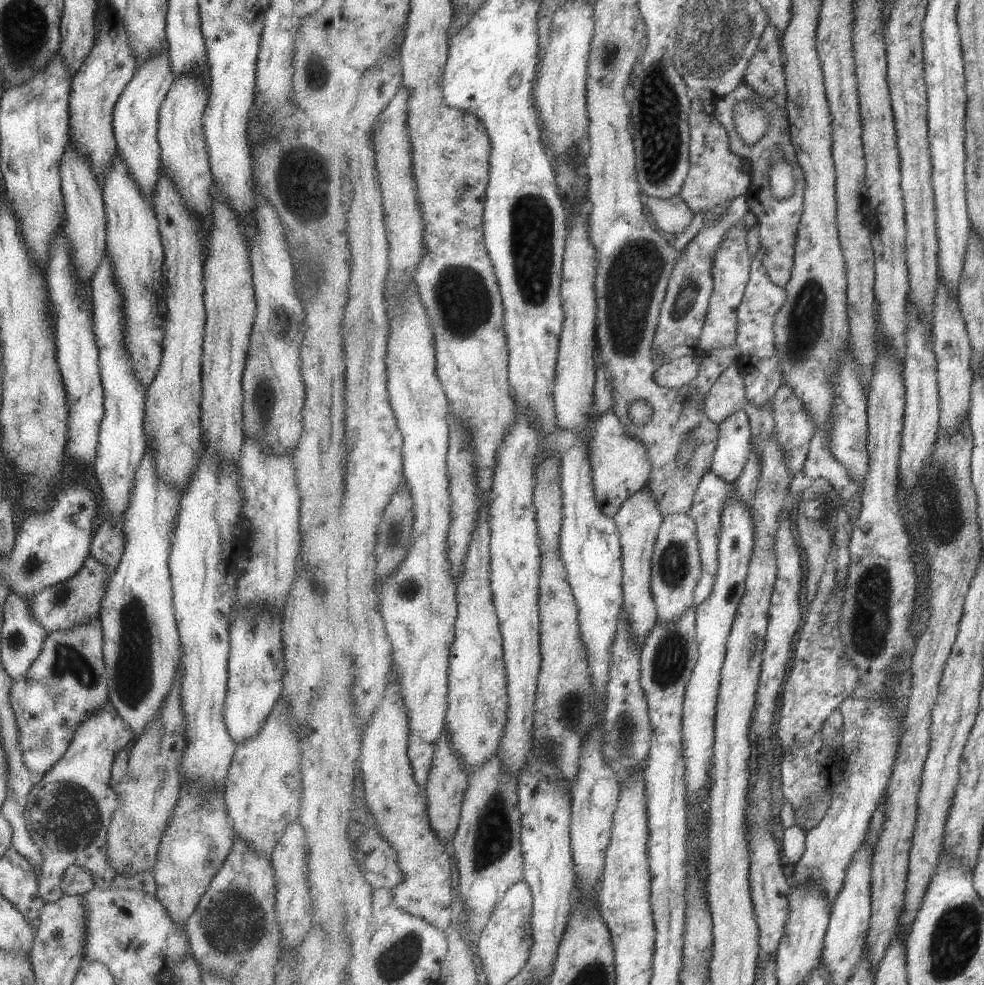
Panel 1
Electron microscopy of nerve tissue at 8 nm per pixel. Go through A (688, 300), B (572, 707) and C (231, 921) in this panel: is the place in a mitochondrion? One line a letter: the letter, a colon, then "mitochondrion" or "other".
A: mitochondrion
B: mitochondrion
C: mitochondrion

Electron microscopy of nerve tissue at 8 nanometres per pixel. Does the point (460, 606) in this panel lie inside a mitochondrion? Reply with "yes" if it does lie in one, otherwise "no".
no

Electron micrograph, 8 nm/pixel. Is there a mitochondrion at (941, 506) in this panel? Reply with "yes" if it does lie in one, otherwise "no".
yes

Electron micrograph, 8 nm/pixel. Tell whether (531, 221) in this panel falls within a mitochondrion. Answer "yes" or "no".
yes

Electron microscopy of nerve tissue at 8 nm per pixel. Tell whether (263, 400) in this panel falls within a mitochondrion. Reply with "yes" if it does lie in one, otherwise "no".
yes

